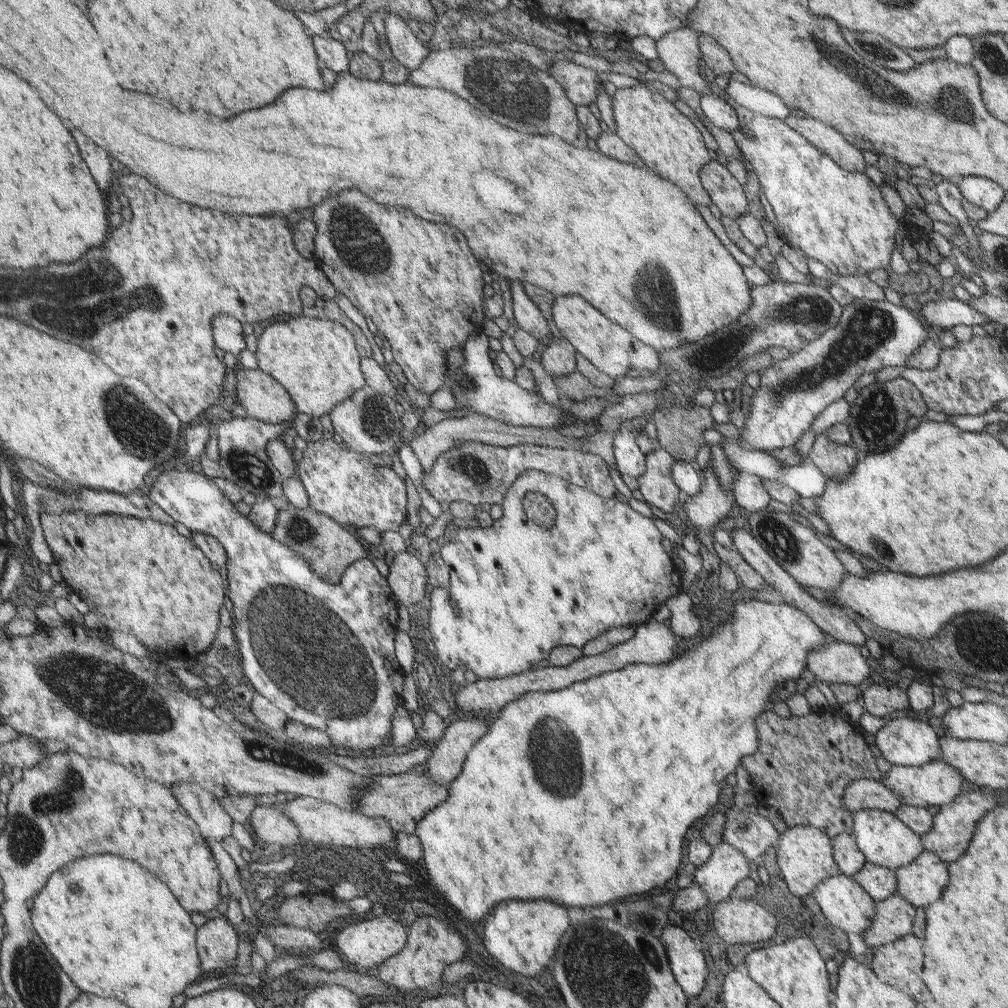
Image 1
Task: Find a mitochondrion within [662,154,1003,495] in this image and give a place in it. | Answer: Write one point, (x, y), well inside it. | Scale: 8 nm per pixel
(868, 329)

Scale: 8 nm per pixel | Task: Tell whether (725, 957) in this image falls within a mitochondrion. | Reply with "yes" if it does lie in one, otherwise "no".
no

